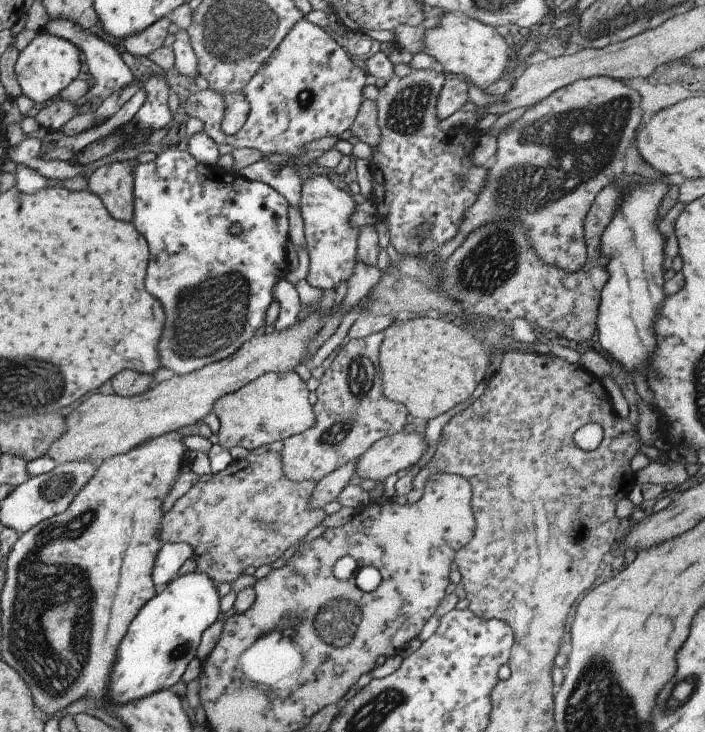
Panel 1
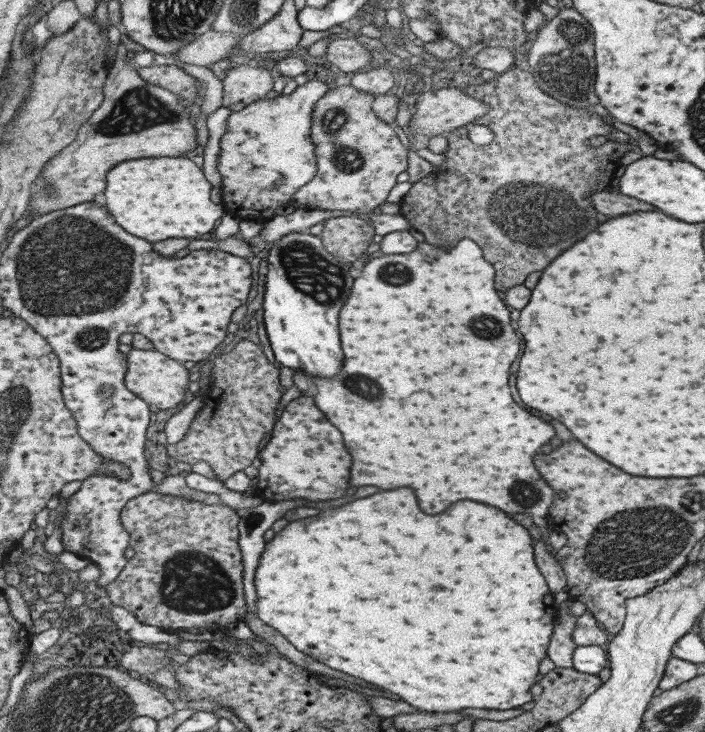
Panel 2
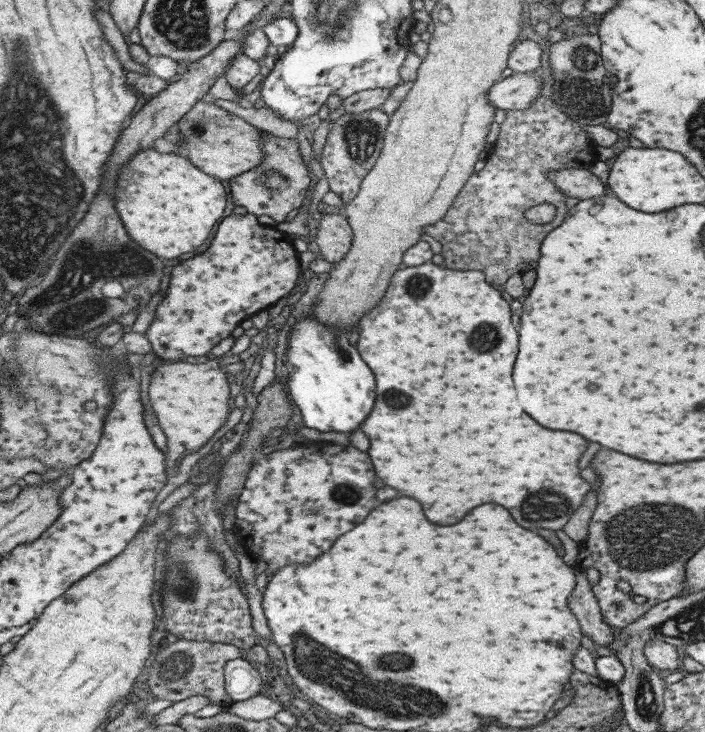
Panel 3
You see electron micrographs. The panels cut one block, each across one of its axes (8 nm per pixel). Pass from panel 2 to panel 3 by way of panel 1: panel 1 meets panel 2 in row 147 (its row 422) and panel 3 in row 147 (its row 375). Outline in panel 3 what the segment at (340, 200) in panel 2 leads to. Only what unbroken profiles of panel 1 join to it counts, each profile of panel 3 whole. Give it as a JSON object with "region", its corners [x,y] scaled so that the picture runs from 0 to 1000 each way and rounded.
{"region":[[[529,149],[509,156],[491,154],[468,169],[470,173],[462,183],[452,220],[467,251],[467,261],[481,268],[489,279],[504,269],[515,242],[532,224],[550,160],[543,152]]]}

